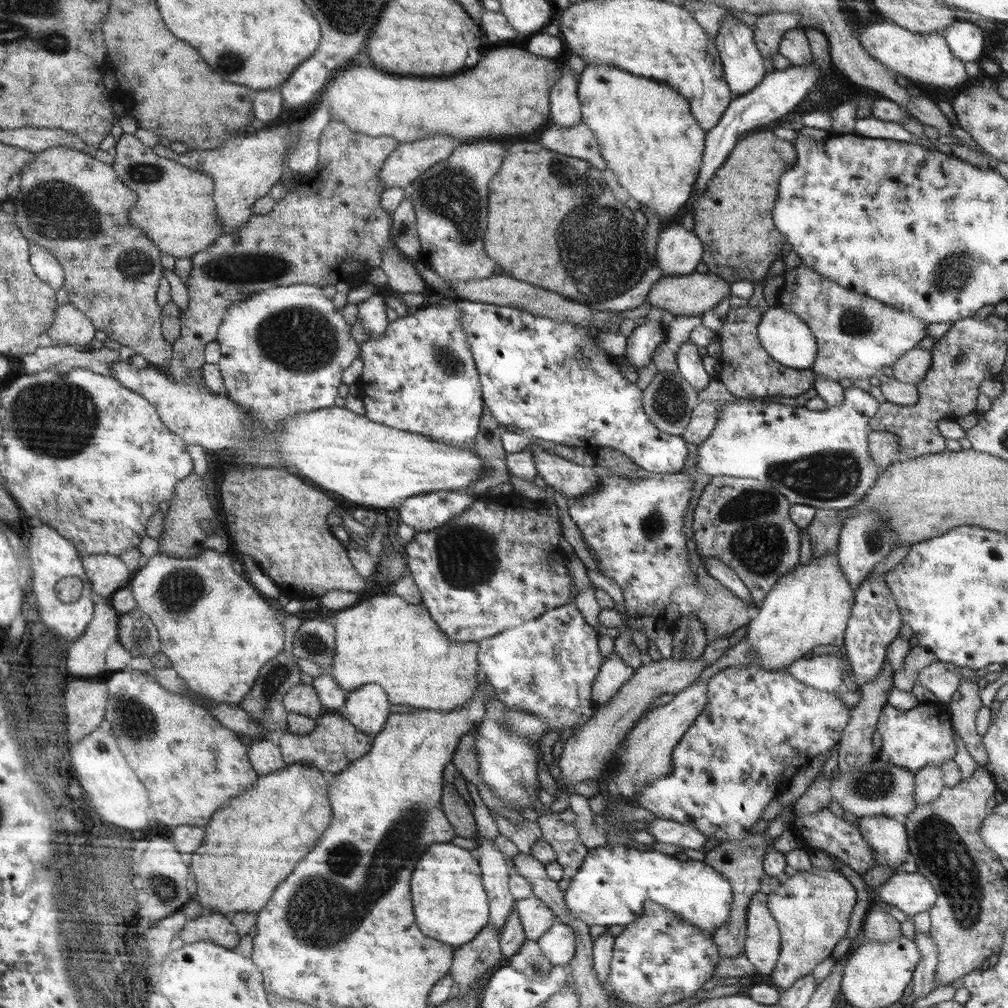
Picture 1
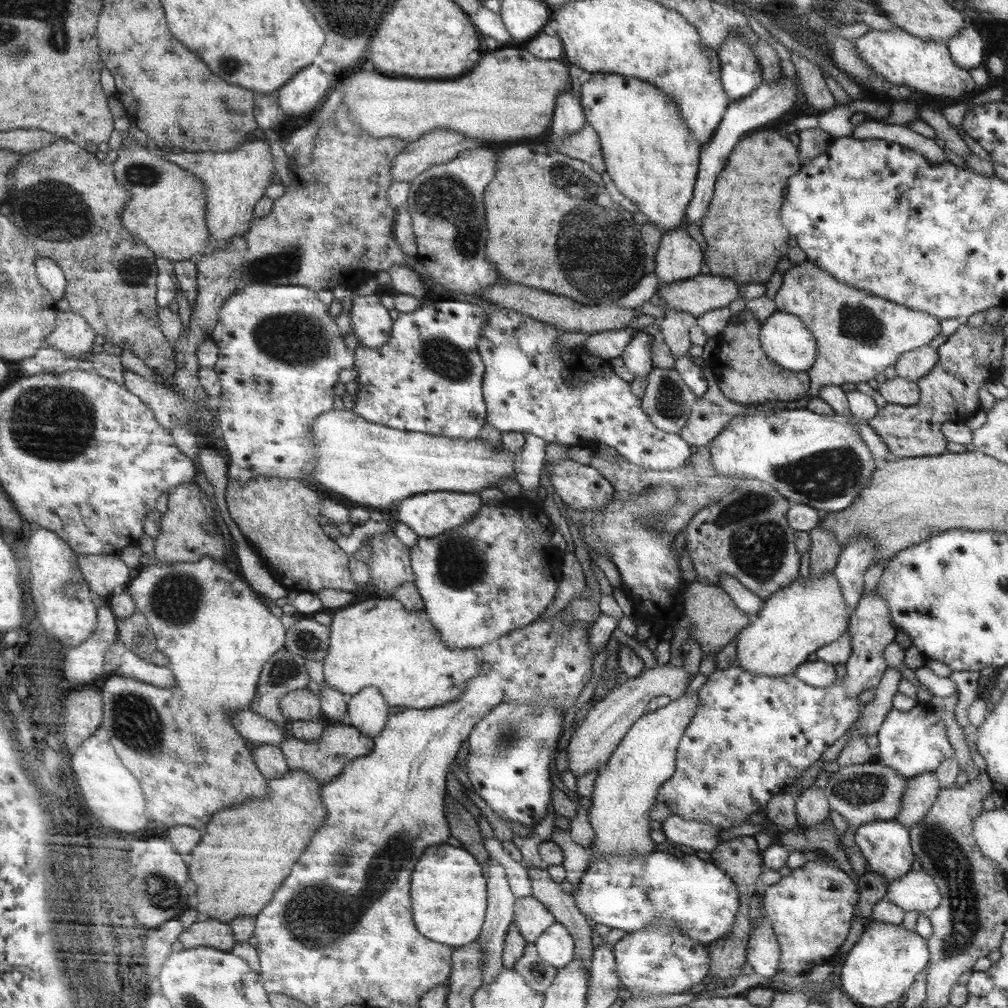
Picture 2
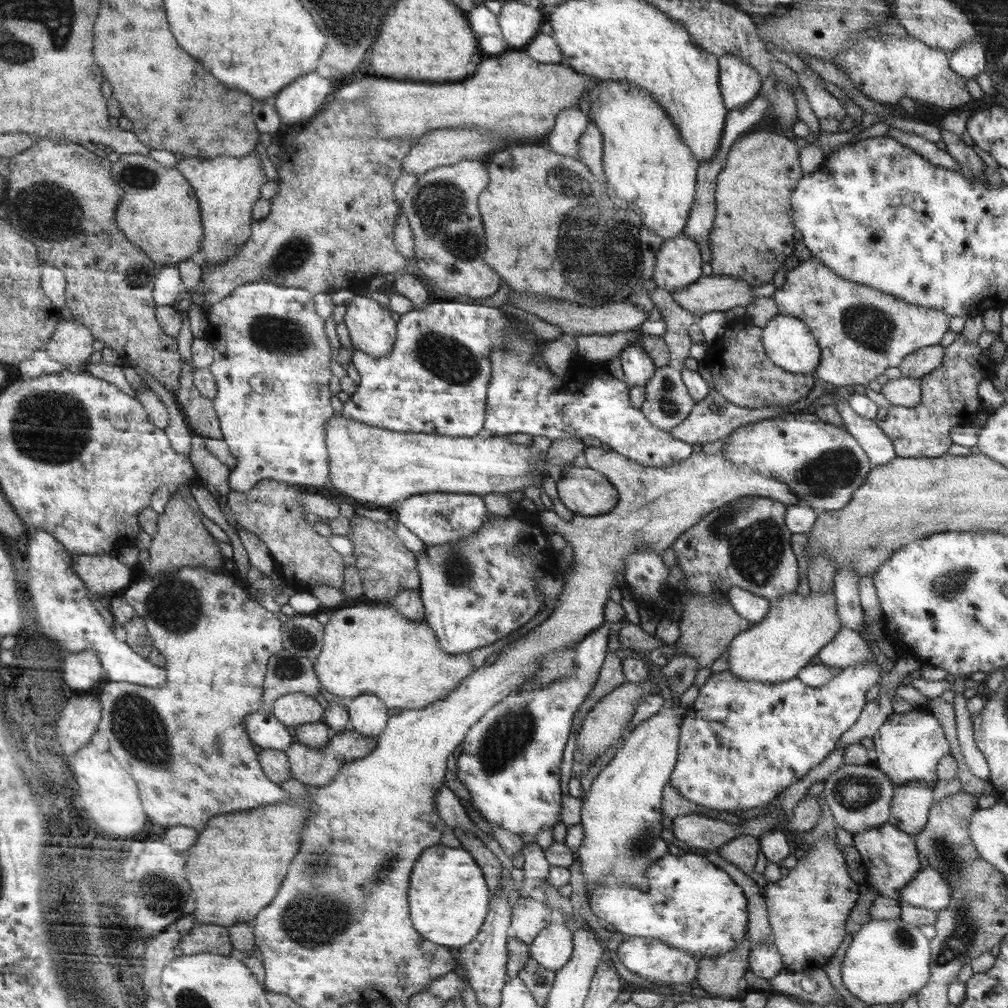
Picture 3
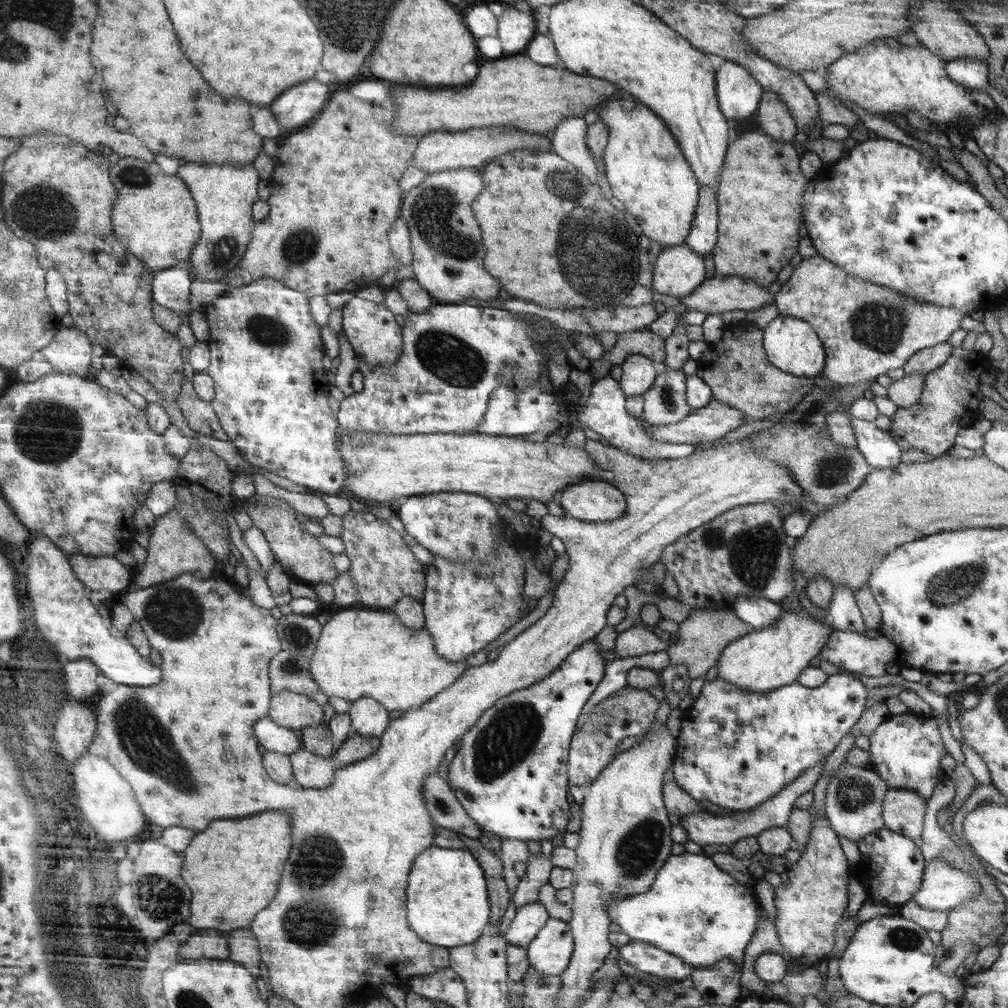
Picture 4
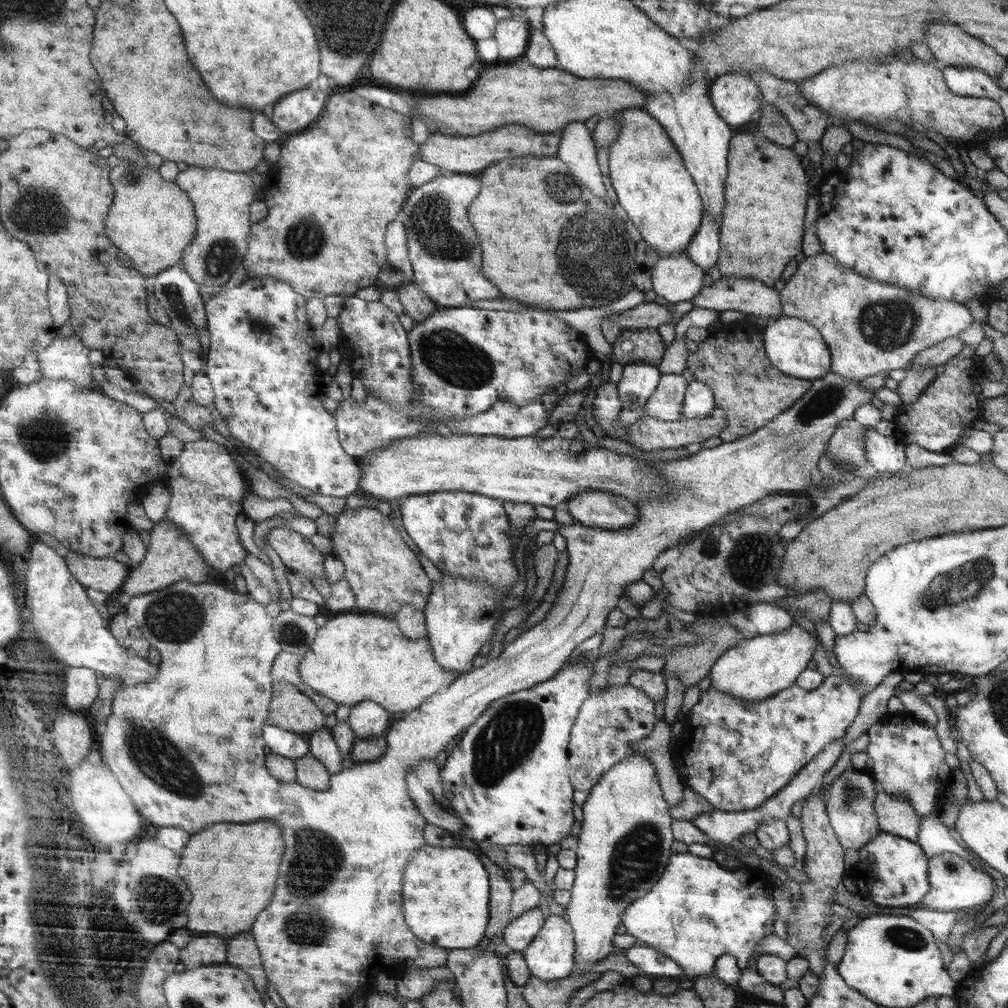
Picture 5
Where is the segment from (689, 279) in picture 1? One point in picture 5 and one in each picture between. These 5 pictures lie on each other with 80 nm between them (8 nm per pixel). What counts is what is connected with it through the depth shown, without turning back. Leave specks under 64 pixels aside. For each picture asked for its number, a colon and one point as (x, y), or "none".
2: (698, 296)
3: (715, 293)
4: (718, 294)
5: (750, 296)

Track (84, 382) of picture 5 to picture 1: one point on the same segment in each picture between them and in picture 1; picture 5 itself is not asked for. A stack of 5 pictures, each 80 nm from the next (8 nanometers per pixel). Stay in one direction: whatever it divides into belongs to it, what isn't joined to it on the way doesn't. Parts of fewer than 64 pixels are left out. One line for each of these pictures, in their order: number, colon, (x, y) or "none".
1: (72, 328)
2: (73, 335)
3: (71, 344)
4: (70, 351)

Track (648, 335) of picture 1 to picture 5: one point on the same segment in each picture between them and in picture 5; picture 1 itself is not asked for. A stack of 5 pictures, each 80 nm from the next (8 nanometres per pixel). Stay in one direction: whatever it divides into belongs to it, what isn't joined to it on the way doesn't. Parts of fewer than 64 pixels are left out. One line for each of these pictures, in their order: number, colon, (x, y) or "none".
2: (637, 357)
3: (638, 367)
4: (639, 373)
5: (639, 381)

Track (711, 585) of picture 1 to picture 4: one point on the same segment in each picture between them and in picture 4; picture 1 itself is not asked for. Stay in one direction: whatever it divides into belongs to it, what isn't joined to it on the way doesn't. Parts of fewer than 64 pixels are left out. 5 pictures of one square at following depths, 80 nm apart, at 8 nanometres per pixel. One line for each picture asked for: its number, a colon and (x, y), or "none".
2: (716, 620)
3: (707, 626)
4: (702, 637)

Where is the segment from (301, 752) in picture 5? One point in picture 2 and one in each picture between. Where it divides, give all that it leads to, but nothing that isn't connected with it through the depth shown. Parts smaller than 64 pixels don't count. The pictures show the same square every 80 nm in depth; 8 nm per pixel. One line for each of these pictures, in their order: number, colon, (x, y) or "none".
2: (260, 731)
3: (266, 731)
4: (273, 737)

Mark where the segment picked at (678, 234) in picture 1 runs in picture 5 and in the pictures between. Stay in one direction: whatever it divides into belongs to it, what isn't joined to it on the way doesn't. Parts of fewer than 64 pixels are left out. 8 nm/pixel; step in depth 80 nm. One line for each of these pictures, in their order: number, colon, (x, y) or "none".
2: (678, 257)
3: (678, 264)
4: (678, 271)
5: (676, 277)

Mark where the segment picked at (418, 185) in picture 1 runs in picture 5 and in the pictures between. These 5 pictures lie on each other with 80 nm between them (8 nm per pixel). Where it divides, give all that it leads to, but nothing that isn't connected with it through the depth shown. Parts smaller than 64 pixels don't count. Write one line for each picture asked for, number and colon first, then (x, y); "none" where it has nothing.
2: (445, 202)
3: (442, 207)
4: (447, 246)
5: (443, 247)

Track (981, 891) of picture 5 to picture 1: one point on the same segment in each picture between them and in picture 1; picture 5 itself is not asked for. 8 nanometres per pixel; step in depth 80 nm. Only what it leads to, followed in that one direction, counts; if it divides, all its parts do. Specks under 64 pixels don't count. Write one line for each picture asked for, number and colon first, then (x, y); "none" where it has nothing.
1: (912, 893)
2: (916, 891)
3: (928, 890)
4: (943, 887)

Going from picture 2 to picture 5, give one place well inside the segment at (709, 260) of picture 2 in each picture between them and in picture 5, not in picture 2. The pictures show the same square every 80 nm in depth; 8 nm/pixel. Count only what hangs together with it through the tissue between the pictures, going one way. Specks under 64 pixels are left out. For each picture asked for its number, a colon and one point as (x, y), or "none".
3: (752, 234)
4: (759, 194)
5: (762, 227)

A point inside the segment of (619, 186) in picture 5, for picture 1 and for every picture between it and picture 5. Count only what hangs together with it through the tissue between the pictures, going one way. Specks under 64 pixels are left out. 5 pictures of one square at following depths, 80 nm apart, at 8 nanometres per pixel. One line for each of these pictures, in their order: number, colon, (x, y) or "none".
1: (650, 139)
2: (651, 154)
3: (645, 158)
4: (647, 170)

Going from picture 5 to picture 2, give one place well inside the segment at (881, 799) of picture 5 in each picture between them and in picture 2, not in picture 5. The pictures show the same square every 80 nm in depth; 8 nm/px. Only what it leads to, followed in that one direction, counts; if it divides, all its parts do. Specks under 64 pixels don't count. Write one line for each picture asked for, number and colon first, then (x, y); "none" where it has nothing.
2: (921, 791)
3: (910, 806)
4: (903, 811)

